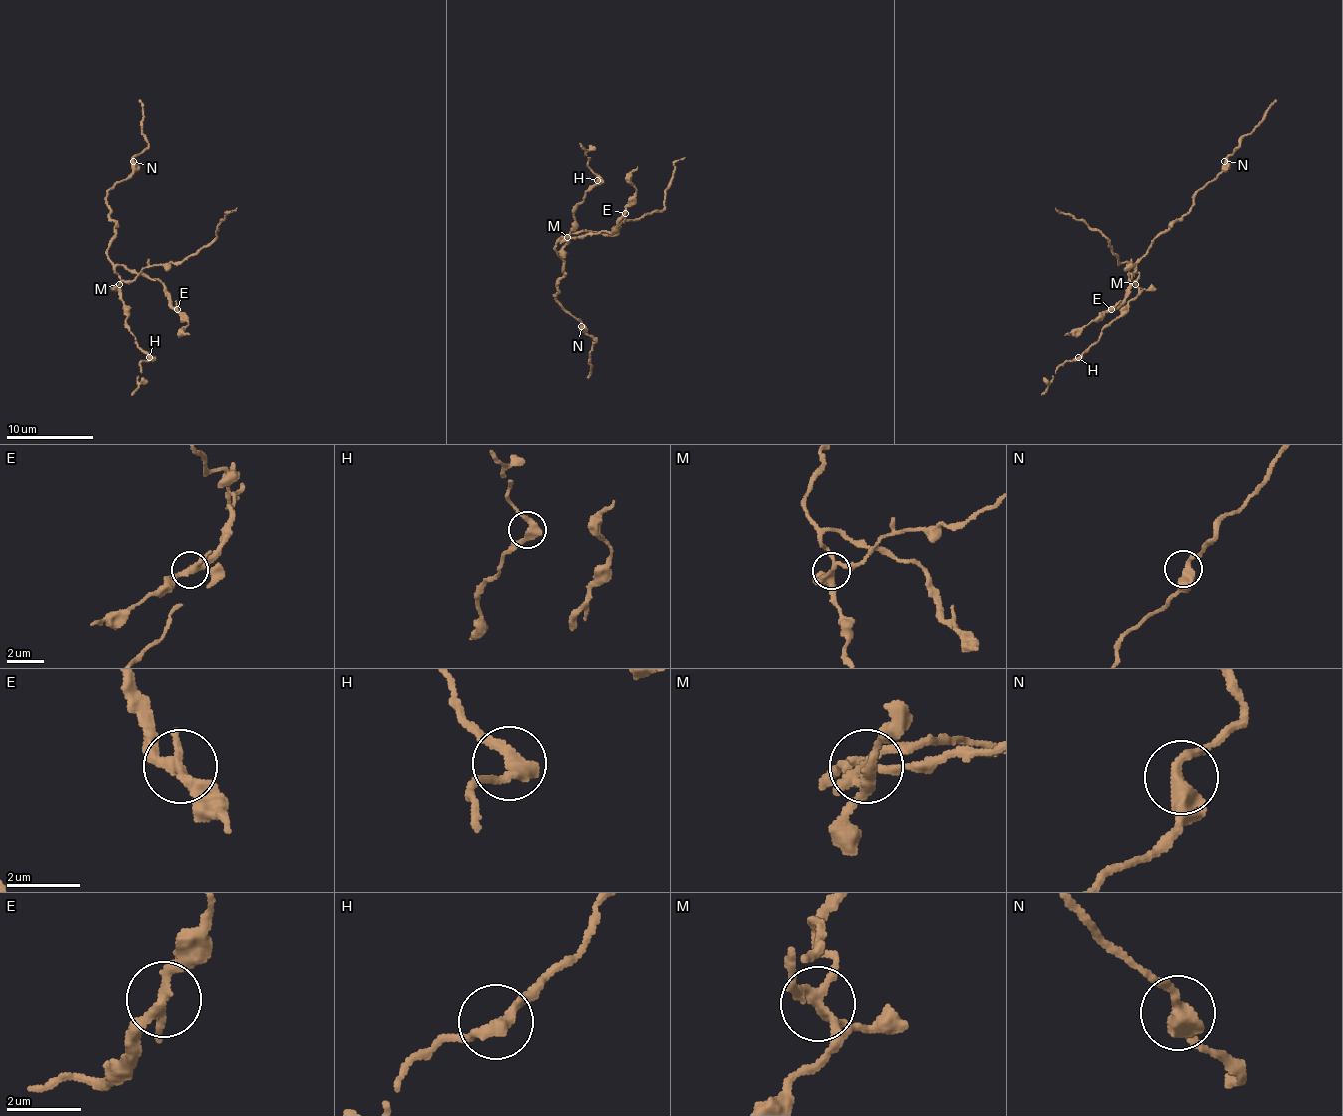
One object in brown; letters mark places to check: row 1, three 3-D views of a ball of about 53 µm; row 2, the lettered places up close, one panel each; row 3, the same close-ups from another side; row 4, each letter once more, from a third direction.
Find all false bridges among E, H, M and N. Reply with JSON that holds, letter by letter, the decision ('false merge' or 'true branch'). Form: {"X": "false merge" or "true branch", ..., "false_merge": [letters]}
{"E": "false merge", "H": "true branch", "M": "false merge", "N": "true branch", "false_merge": ["E", "M"]}

